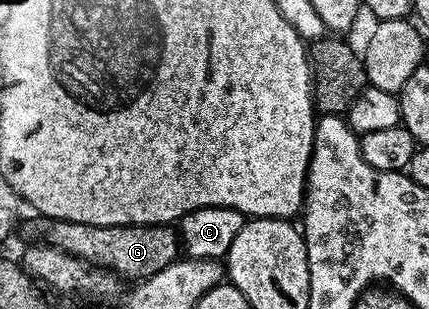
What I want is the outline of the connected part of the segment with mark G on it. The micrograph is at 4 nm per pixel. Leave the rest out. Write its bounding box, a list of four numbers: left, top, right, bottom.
[25,217,182,281]

